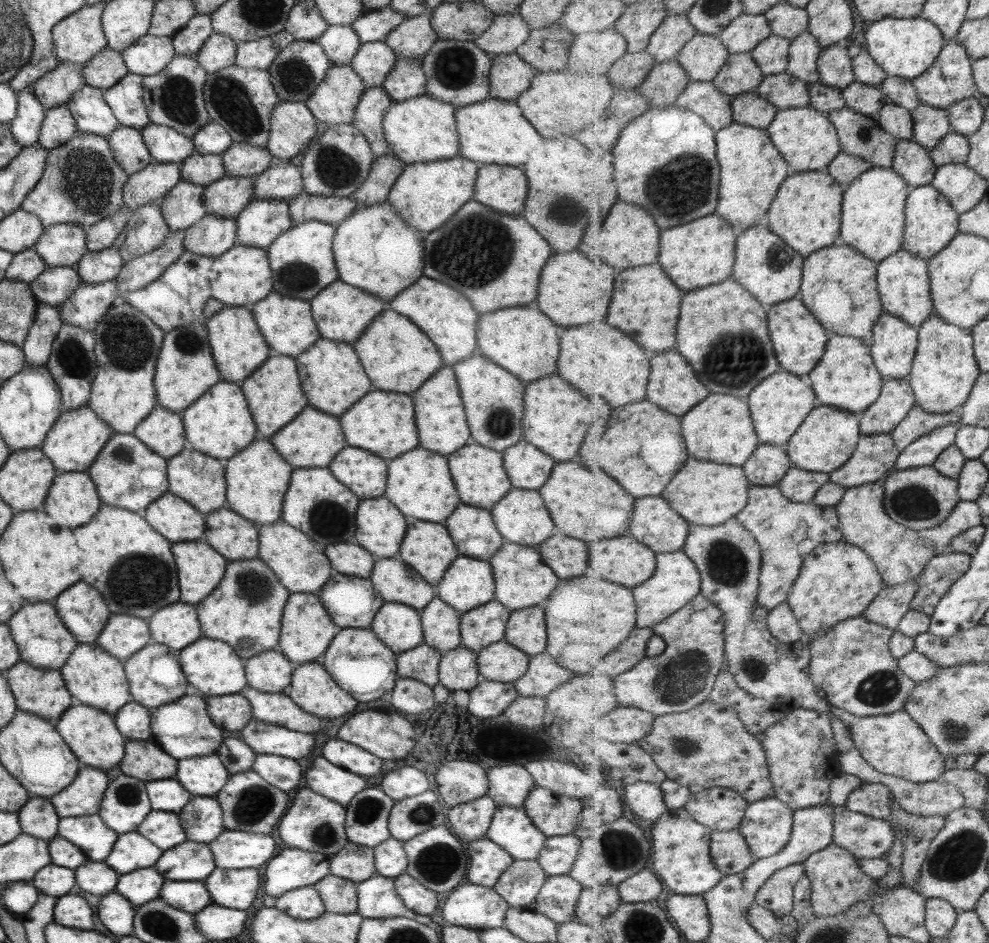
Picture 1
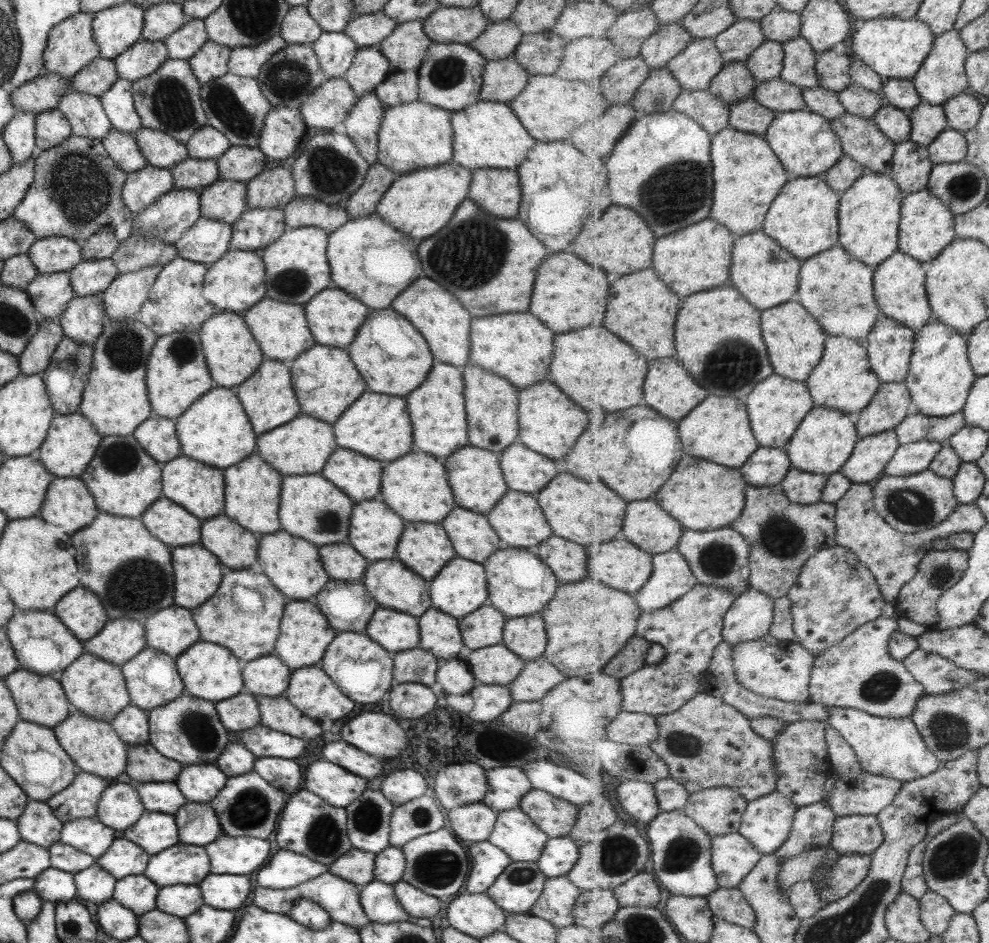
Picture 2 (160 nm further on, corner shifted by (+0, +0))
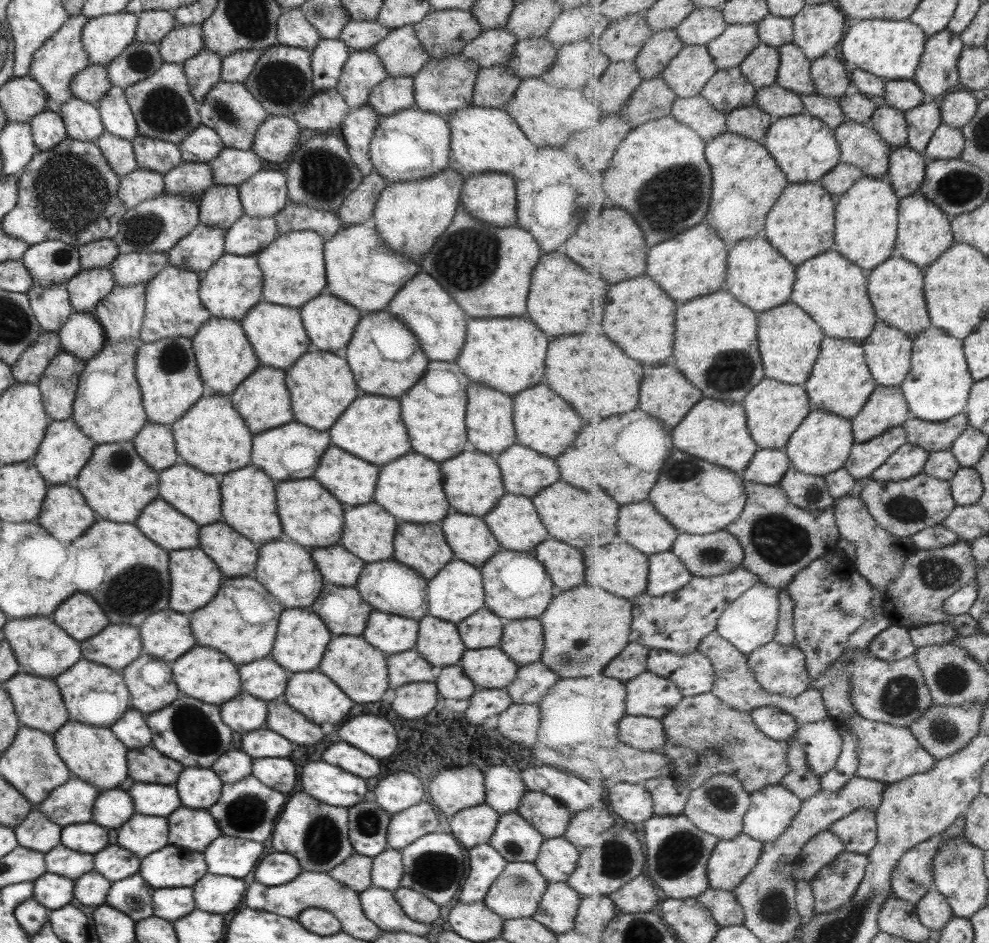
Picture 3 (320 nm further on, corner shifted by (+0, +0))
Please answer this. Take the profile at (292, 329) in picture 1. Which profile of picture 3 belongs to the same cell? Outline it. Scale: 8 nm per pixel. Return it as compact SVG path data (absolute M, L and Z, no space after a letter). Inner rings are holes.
M260 300L256 302L238 322L249 341L259 365L277 370L287 370L302 354L305 354L310 340L306 335L298 309Z

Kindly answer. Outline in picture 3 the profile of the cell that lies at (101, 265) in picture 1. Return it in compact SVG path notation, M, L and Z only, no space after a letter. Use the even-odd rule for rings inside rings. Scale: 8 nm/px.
M91 268L79 271L65 285L74 312L93 312L96 304L105 298L115 281L109 269Z

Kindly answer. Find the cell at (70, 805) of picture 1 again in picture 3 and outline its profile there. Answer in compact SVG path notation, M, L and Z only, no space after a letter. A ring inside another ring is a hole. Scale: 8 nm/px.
M74 776L61 786L53 788L40 803L34 807L42 812L47 820L64 827L70 824L86 823L91 820L93 801L101 790Z

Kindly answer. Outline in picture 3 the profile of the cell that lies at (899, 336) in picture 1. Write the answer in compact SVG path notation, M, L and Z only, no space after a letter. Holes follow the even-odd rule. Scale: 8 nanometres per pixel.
M878 319L871 336L863 342L866 360L875 381L880 386L901 386L912 370L913 336Z

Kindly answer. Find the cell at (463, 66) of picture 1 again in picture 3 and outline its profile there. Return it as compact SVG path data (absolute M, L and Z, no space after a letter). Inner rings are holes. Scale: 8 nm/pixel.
M460 52L445 58L429 58L412 76L414 108L439 116L465 109L471 104L472 90L479 70L474 60L465 58Z

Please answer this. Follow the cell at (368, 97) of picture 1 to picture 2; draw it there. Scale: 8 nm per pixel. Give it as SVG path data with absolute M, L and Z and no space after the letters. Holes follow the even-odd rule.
M373 92L367 93L356 100L348 116L342 120L345 135L368 166L377 163L376 136L385 109Z

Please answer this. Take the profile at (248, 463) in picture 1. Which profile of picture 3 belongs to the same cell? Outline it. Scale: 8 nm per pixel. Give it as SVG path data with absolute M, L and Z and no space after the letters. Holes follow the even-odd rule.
M249 464L221 475L218 479L220 513L225 524L229 524L237 534L245 536L257 547L283 537L282 526L276 513L275 482L264 472Z

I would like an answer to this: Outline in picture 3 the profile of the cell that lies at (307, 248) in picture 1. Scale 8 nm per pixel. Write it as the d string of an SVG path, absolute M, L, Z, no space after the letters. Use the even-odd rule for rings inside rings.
M305 229L277 236L267 247L256 253L257 266L262 274L261 300L298 309L324 292L326 276L323 244L324 241L319 235Z

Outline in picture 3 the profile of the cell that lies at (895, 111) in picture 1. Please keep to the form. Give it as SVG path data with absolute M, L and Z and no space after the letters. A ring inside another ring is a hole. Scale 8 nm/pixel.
M879 107L870 126L894 148L908 147L909 122L905 112L892 107Z

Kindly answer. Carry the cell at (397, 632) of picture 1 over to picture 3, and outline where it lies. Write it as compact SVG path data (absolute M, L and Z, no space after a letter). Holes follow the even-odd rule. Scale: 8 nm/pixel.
M372 611L360 636L378 652L389 656L414 649L417 633L415 620Z

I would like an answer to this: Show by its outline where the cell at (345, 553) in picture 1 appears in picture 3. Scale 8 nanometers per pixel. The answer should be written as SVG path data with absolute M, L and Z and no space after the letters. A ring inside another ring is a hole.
M341 544L309 549L324 583L351 587L357 583L364 562L347 552Z

